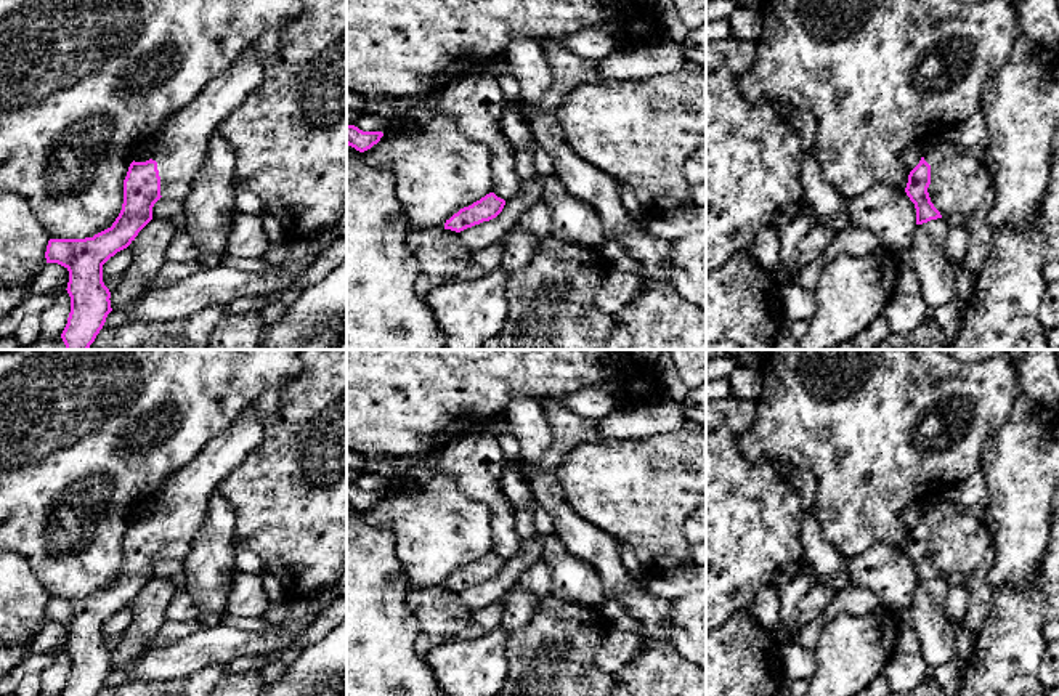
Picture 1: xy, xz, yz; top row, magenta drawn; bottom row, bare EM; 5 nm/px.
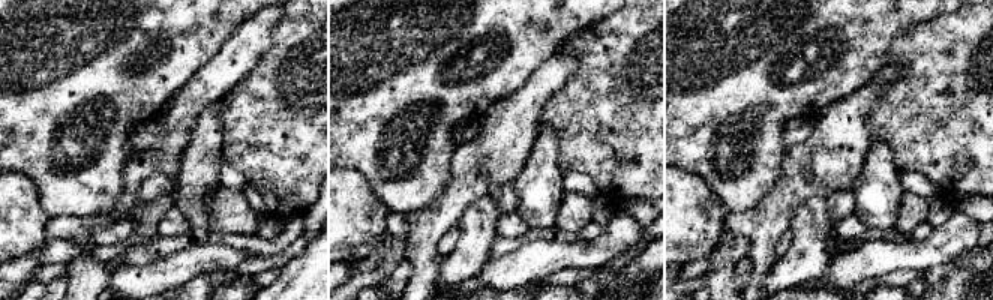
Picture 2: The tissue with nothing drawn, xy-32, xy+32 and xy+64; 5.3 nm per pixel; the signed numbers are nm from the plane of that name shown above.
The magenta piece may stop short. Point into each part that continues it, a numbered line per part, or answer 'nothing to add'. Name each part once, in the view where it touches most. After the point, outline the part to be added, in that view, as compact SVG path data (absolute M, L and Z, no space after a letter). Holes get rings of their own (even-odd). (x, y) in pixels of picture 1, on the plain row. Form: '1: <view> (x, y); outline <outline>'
1: xy (180, 504); outline M292 382L271 386L217 435L197 457L173 473L152 497L160 555L183 561L204 521L209 497L263 441L268 423L279 415L282 395Z

